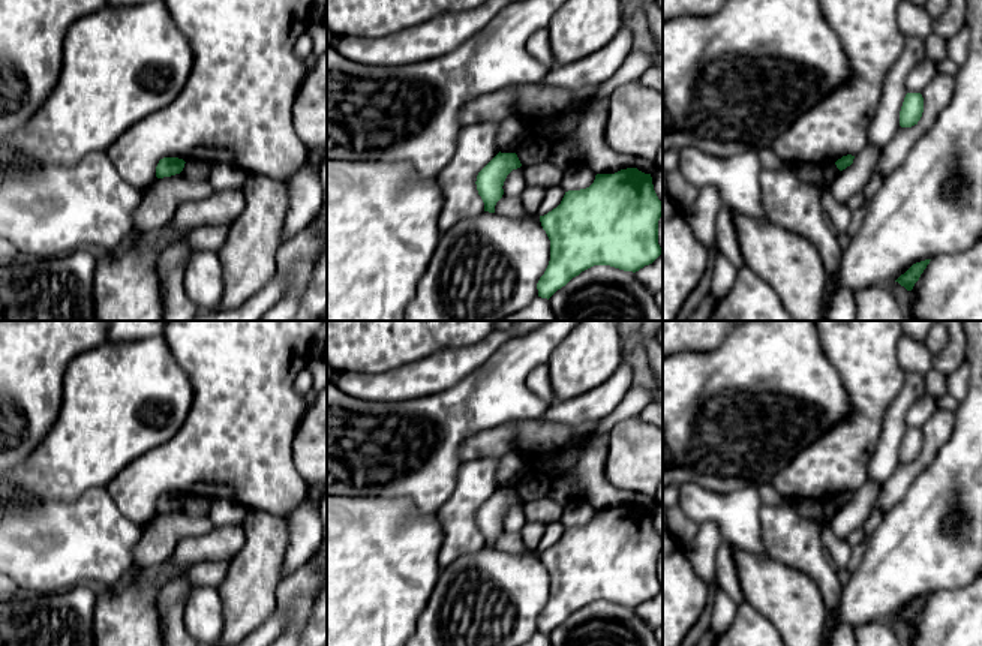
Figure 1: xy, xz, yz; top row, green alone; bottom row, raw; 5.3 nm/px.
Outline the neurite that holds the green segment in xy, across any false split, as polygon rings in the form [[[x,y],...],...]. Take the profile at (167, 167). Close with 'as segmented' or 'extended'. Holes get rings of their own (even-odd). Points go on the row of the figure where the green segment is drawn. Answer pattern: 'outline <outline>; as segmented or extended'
outline [[[163,157],[159,160],[156,166],[156,177],[163,178],[163,177],[180,174],[184,168],[184,163],[186,162],[178,157]]]; as segmented

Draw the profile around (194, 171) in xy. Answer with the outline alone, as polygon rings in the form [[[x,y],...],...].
[[[186,162],[181,174],[189,181],[207,183],[211,172],[211,165],[205,162]]]

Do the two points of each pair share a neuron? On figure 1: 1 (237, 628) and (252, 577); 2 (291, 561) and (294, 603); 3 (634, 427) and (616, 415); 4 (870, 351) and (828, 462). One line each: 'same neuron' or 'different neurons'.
1: same neuron
2: different neurons
3: different neurons
4: same neuron

